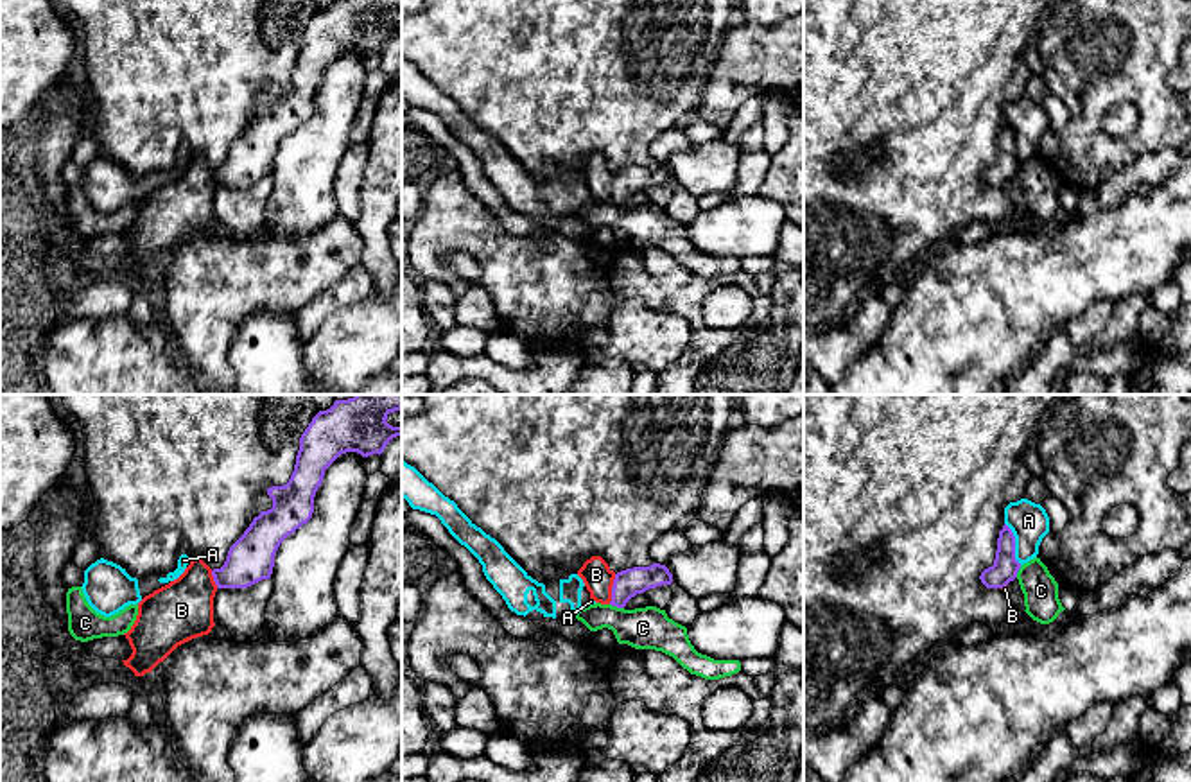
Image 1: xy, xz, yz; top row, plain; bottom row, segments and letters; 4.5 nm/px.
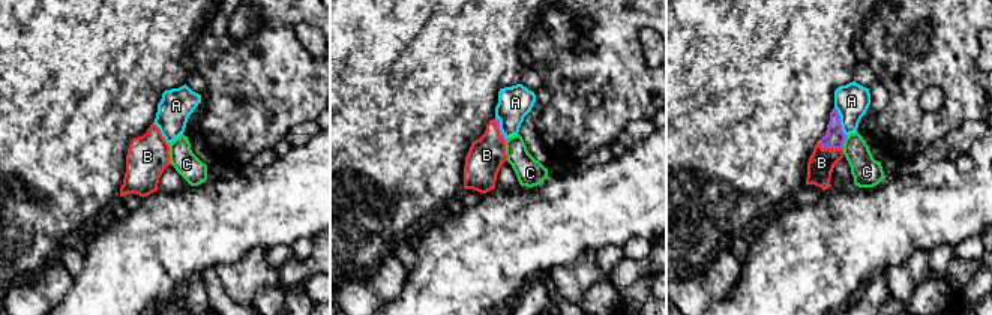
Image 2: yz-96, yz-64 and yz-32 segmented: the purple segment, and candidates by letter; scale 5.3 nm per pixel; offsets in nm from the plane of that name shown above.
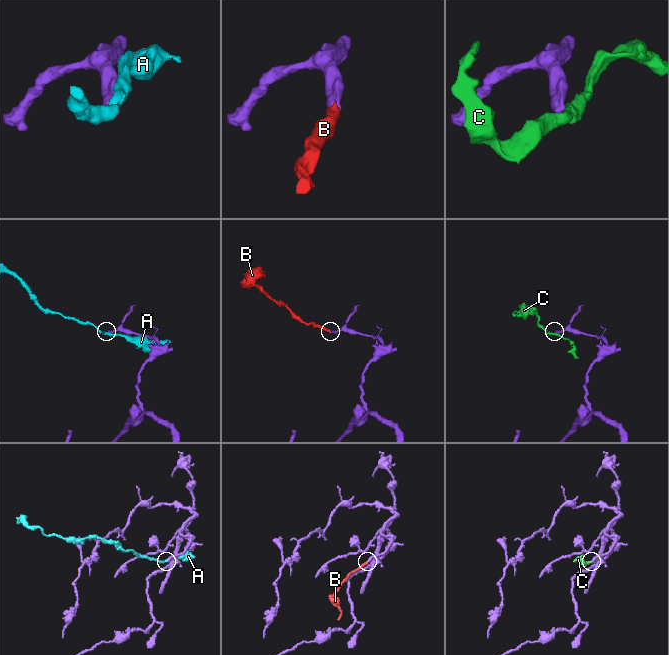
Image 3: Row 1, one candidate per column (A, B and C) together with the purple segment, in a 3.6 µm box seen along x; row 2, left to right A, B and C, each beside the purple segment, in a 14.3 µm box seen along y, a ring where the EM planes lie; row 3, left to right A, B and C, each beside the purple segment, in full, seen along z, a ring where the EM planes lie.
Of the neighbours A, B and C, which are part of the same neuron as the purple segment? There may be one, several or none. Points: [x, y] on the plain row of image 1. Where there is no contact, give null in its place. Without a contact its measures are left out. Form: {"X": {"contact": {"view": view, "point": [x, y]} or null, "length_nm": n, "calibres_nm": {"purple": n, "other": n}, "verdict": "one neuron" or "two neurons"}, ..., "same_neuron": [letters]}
{"A": {"contact": {"view": "yz", "point": [1014, 142]}, "length_nm": 200, "calibres_nm": {"purple": 120, "other": 170}, "verdict": "two neurons"}, "B": {"contact": {"view": "xz", "point": [612, 187]}, "length_nm": 140, "calibres_nm": {"purple": 120, "other": 140}, "verdict": "one neuron"}, "C": {"contact": {"view": "xz", "point": [617, 205]}, "length_nm": 70, "calibres_nm": {"purple": 120, "other": 190}, "verdict": "two neurons"}, "same_neuron": ["B"]}

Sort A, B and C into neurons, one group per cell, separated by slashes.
A / B / C

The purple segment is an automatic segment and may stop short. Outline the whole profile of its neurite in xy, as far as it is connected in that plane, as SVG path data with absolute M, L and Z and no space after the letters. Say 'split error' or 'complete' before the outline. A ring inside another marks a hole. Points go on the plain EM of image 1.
split error | M334 0L319 9L300 36L289 81L267 86L273 106L253 117L230 145L224 163L212 169L196 156L178 178L138 201L136 219L124 231L133 248L124 264L135 274L151 271L178 244L212 230L219 187L248 187L269 178L280 142L312 117L325 68L346 50L380 54L393 36L402 34L402 23L386 20L400 7L402 0Z

